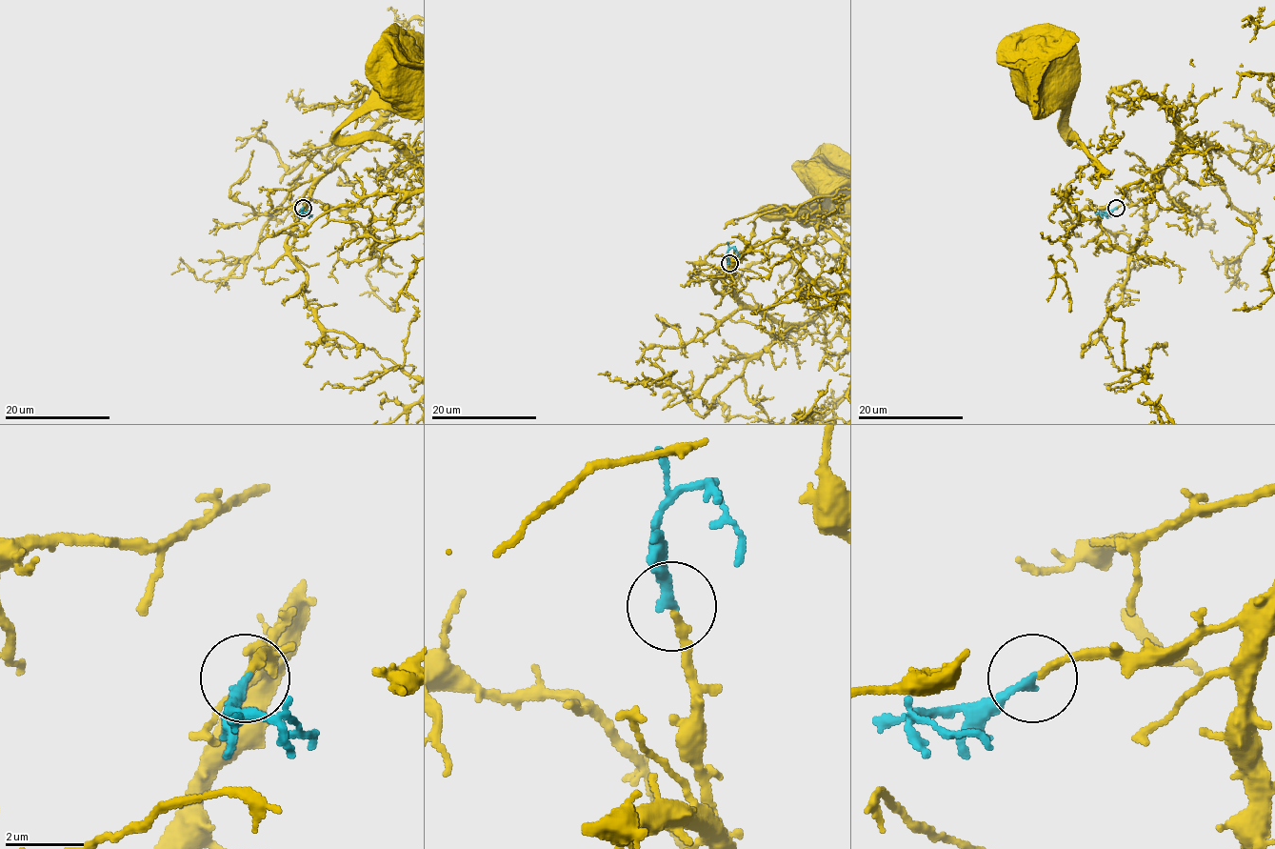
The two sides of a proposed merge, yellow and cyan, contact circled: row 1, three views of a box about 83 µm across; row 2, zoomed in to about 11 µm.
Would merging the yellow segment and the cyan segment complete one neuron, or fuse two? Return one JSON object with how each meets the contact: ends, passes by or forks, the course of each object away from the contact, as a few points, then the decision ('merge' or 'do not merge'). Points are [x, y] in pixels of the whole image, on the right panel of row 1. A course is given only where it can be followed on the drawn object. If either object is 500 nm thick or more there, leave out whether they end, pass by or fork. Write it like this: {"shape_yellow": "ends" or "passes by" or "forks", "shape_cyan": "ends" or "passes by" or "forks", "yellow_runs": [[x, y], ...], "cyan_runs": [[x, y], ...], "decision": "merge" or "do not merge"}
{"shape_yellow": "ends", "shape_cyan": "ends", "cyan_runs": [[1116, 208], [1100, 212], [1110, 217]], "decision": "merge"}

